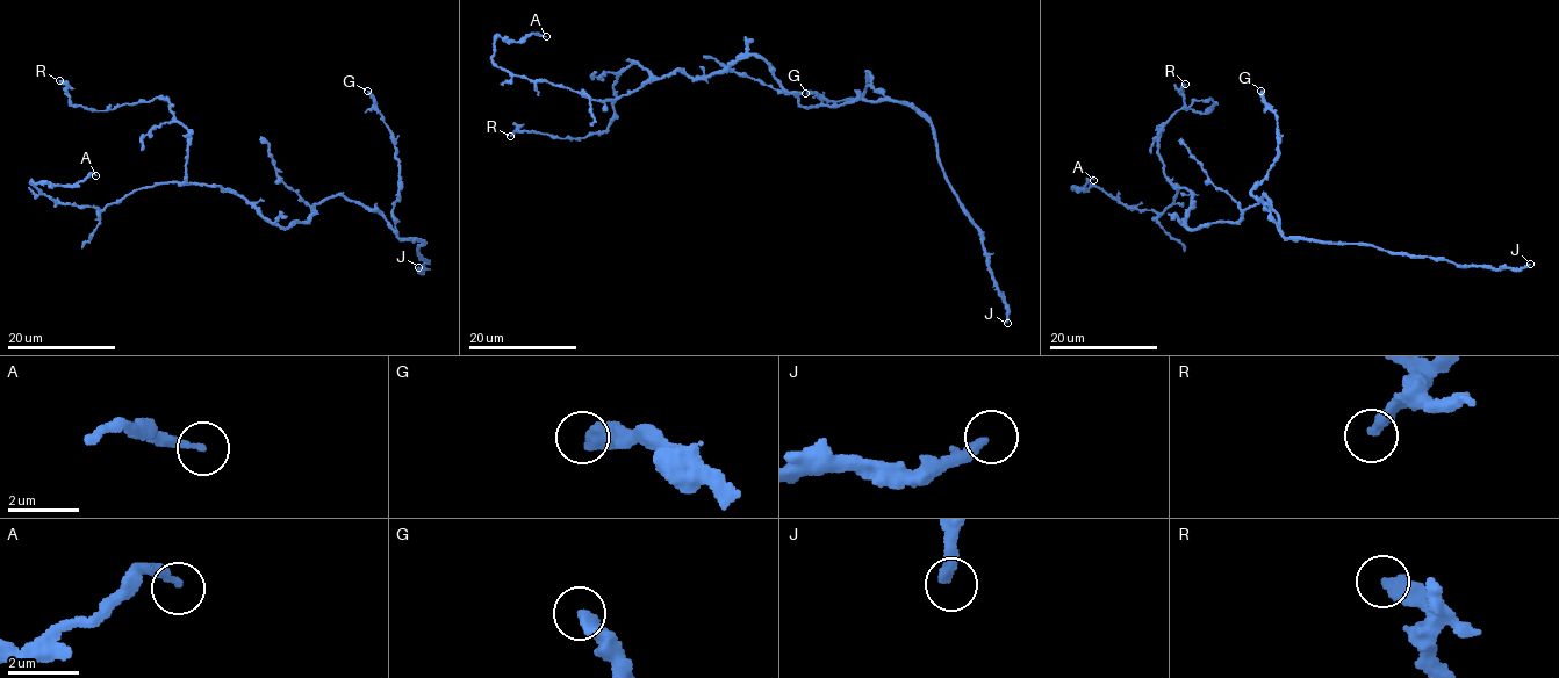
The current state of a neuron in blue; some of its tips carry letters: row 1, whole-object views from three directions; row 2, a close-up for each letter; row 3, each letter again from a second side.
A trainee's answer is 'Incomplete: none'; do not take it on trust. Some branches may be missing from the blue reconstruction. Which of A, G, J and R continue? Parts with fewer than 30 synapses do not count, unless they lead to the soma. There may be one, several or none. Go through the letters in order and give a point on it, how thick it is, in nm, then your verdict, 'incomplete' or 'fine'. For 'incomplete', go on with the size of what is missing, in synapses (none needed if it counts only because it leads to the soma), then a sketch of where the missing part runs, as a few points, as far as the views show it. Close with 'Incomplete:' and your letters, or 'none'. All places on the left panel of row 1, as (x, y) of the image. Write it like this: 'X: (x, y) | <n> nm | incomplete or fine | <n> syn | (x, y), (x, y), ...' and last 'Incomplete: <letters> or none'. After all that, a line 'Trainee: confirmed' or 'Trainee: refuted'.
A: (95, 175) | 200 nm | fine
G: (367, 91) | 480 nm | fine
J: (418, 267) | 300 nm | incomplete | 250 syn
R: (59, 80) | 400 nm | fine
Incomplete: J
Trainee: refuted

